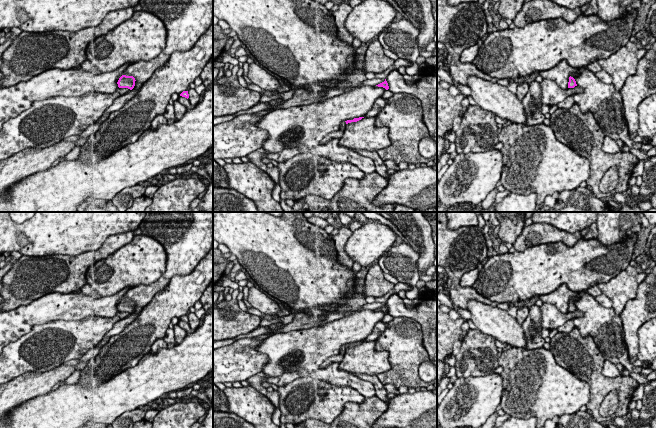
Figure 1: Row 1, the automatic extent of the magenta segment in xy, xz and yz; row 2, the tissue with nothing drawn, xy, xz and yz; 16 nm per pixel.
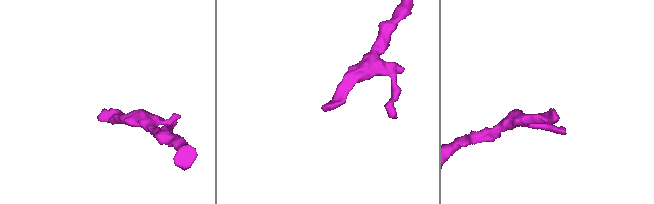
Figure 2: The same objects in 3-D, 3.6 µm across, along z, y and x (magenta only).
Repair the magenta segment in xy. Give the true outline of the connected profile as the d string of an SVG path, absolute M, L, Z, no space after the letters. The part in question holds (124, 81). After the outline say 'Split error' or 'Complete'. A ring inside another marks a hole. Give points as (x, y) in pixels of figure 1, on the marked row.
M122 75L117 84L119 88L128 88L132 90L135 86L135 78L133 76Z. Complete

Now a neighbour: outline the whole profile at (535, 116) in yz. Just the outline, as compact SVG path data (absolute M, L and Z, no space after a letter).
M535 80L528 81L529 90L522 100L523 105L529 106L529 112L526 113L527 123L525 126L537 125L543 123L545 115L542 113L541 107L541 86Z

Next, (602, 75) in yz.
M600 70L599 72L595 73L596 77L599 78L603 83L612 84L612 77L604 70Z

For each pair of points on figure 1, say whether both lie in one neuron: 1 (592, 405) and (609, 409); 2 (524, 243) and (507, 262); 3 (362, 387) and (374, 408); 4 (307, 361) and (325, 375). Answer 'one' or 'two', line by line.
1: two
2: two
3: two
4: two

